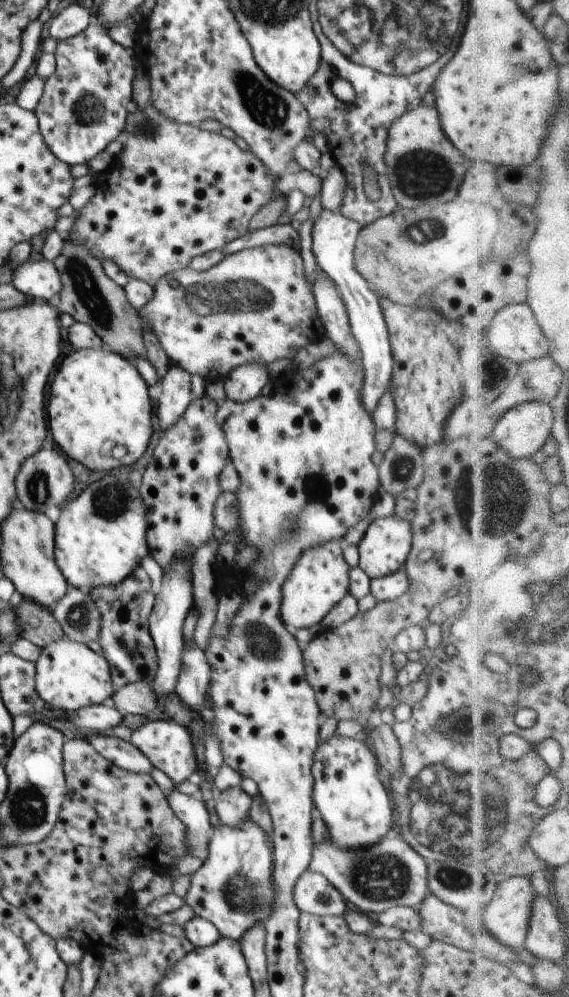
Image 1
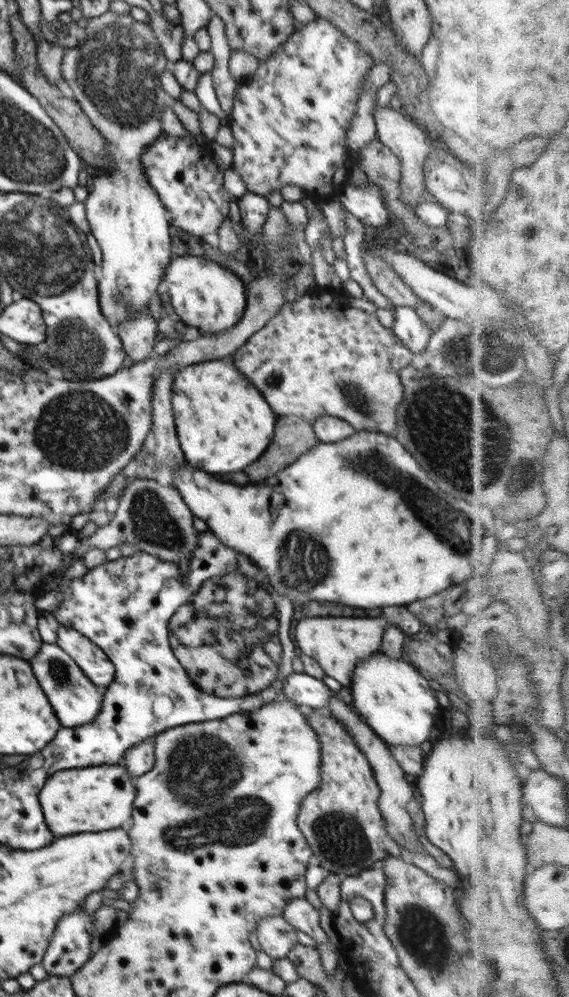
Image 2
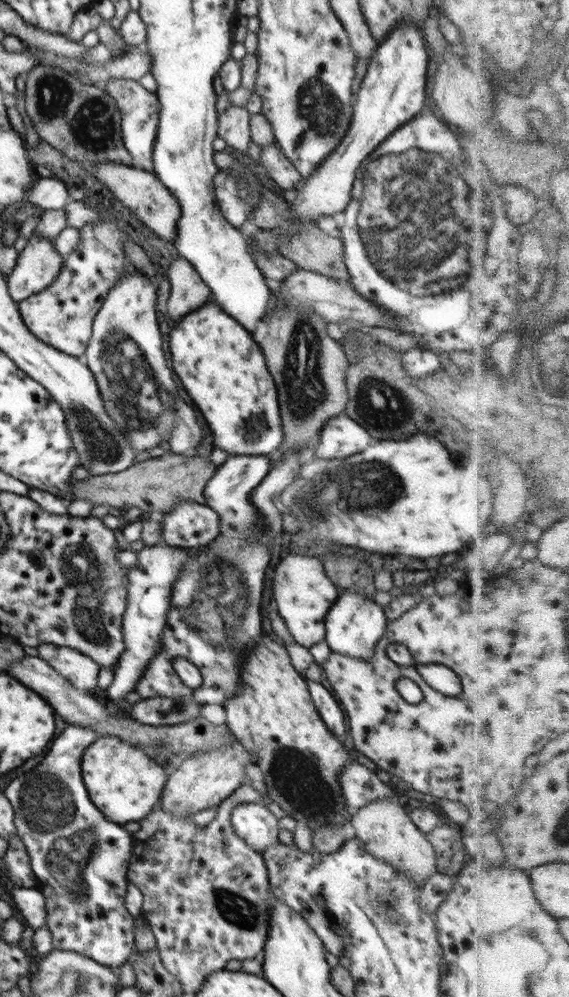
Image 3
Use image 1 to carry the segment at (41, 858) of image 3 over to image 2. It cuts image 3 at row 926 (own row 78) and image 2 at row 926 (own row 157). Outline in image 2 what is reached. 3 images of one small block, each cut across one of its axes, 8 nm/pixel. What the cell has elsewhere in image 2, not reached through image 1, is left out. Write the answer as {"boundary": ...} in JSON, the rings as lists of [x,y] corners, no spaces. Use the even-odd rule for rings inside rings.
{"boundary":[[[84,904],[66,914],[57,923],[51,942],[48,944],[45,956],[41,965],[49,975],[66,976],[72,978],[76,970],[80,970],[86,962],[93,956],[91,945],[93,940],[92,930],[94,930],[95,919]]]}

